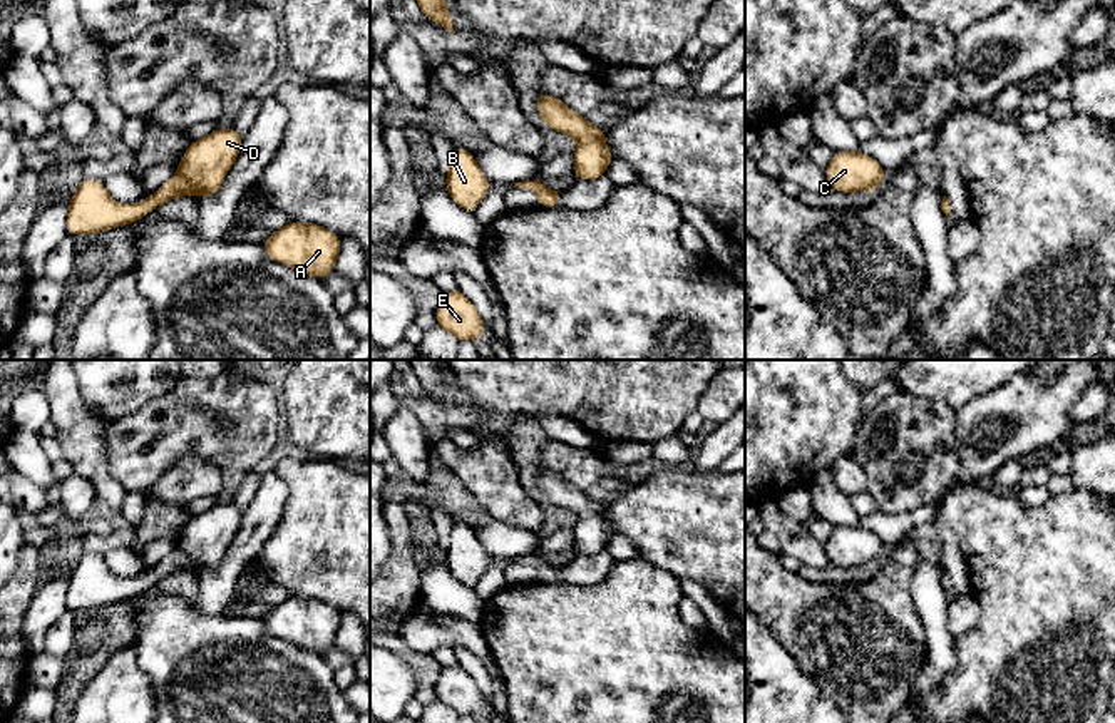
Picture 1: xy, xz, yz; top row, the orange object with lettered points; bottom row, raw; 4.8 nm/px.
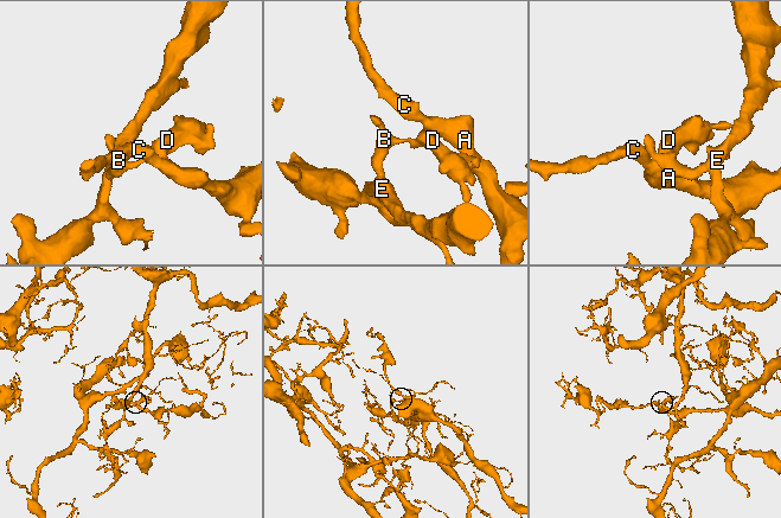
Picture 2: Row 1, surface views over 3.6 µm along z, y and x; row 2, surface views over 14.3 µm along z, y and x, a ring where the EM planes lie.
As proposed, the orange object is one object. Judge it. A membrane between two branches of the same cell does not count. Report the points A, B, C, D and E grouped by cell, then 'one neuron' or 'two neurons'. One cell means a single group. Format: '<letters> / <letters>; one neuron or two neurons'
A C D / B E; two neurons

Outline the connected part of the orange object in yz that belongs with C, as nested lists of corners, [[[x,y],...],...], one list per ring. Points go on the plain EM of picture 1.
[[[862,526],[834,527],[824,549],[830,564],[839,567],[874,567],[887,552],[884,542]]]

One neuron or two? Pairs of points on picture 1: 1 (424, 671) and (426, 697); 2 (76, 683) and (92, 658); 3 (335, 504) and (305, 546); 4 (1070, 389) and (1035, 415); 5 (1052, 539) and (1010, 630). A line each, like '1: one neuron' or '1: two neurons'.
1: two neurons
2: one neuron
3: one neuron
4: one neuron
5: one neuron

